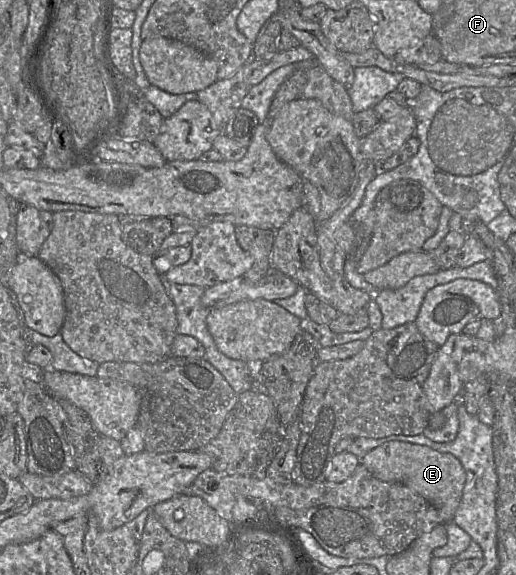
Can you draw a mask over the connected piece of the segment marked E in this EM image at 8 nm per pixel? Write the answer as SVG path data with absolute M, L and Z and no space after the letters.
M390 441L368 452L361 463L378 480L407 486L436 508L444 523L451 522L461 501L466 473L452 454L403 441Z

